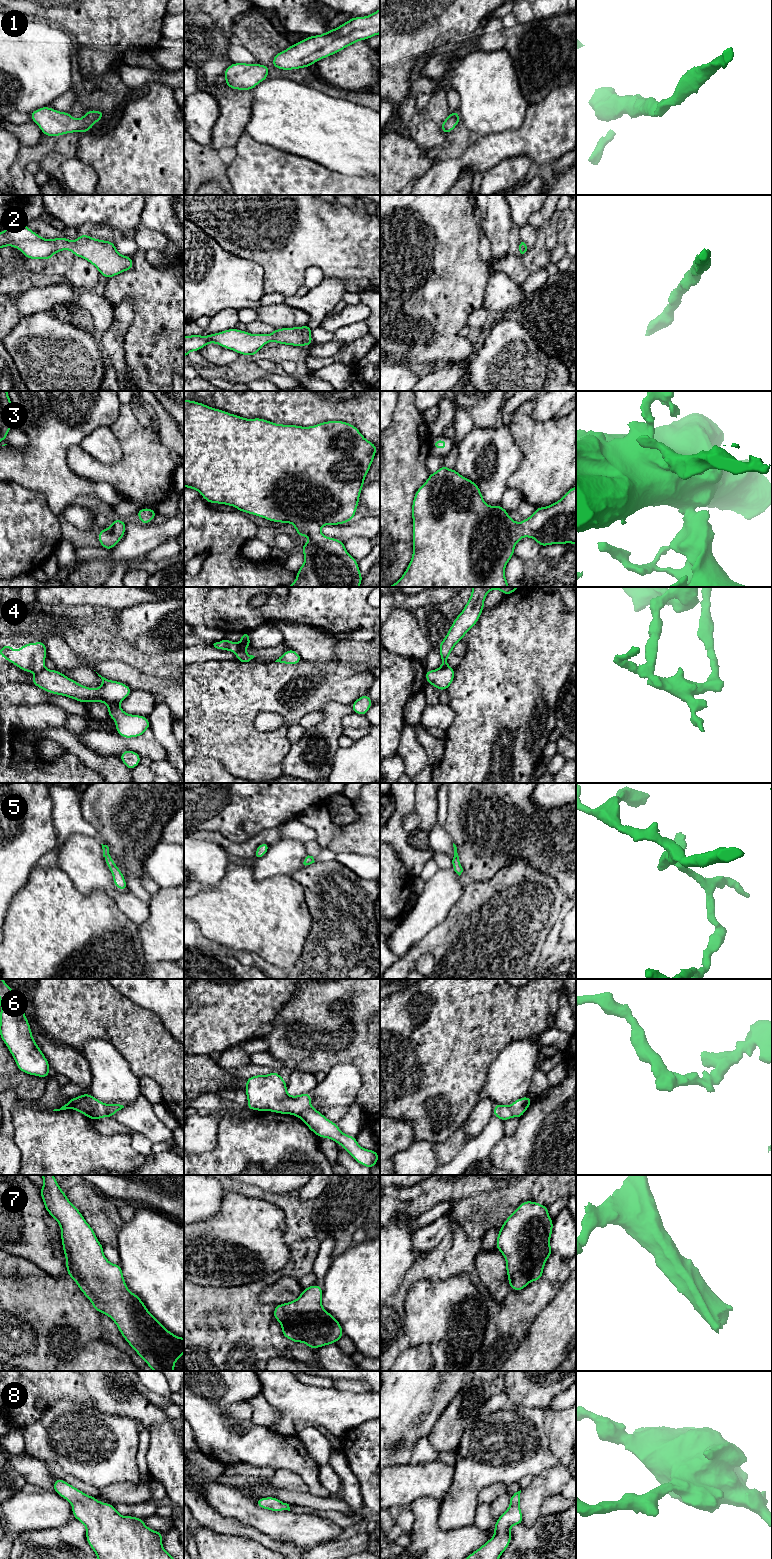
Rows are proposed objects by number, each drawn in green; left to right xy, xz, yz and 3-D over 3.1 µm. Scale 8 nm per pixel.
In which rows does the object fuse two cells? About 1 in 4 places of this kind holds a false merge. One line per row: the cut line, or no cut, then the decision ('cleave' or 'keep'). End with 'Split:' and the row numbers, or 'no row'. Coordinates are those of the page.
1: no cut | keep
2: no cut | keep
3: no cut | keep
4: xz (238, 644), (238, 648), (235, 651) | cleave
5: no cut | keep
6: xz (313, 1108), (303, 1110), (297, 1116) | cleave
7: no cut | keep
8: no cut | keep
Split: 4, 6

